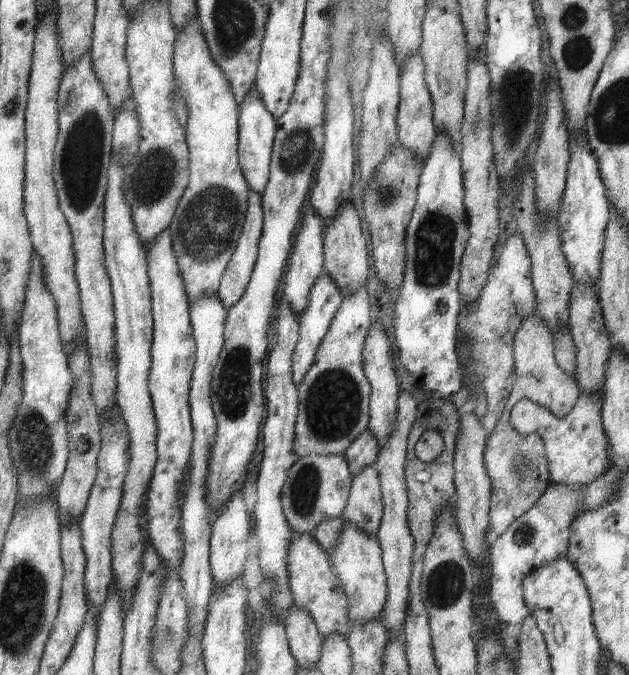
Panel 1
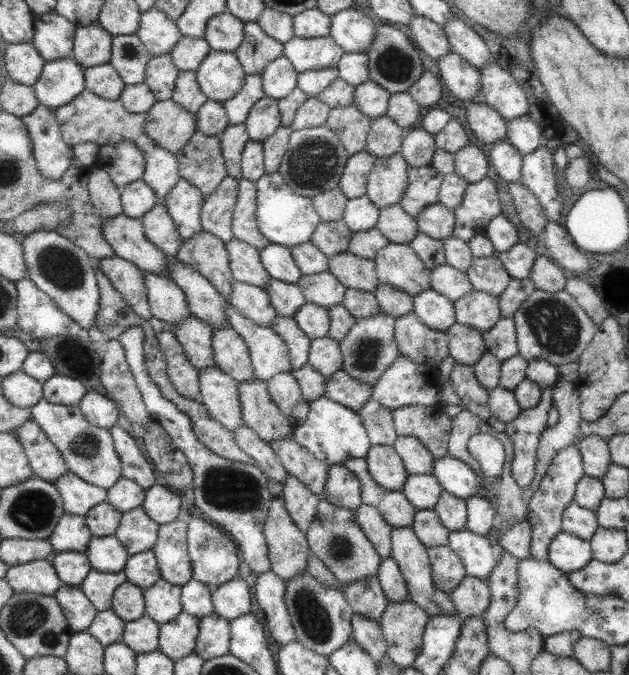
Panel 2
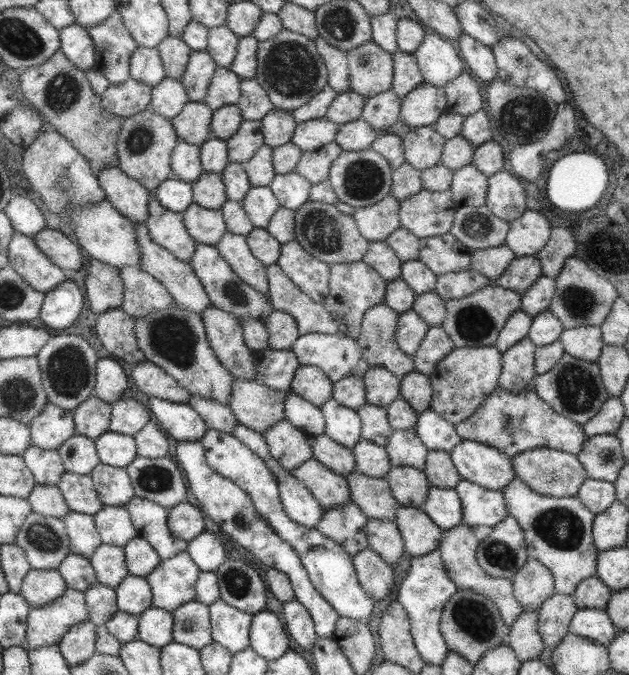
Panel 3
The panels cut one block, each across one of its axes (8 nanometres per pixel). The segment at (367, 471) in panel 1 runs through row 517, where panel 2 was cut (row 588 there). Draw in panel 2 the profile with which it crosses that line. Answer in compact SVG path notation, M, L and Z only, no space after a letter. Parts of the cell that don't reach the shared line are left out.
M378 576L367 577L361 581L351 581L343 588L354 611L370 619L382 620L390 600Z

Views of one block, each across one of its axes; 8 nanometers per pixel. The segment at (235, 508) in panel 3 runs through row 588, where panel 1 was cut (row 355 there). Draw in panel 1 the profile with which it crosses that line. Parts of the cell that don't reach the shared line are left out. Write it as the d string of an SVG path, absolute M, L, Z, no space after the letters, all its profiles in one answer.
M324 272L315 283L313 290L310 292L306 311L301 315L300 320L300 342L297 345L293 359L293 378L297 386L304 383L305 377L316 363L316 354L320 350L321 343L328 335L329 329L343 304L344 297L336 282L330 274Z

